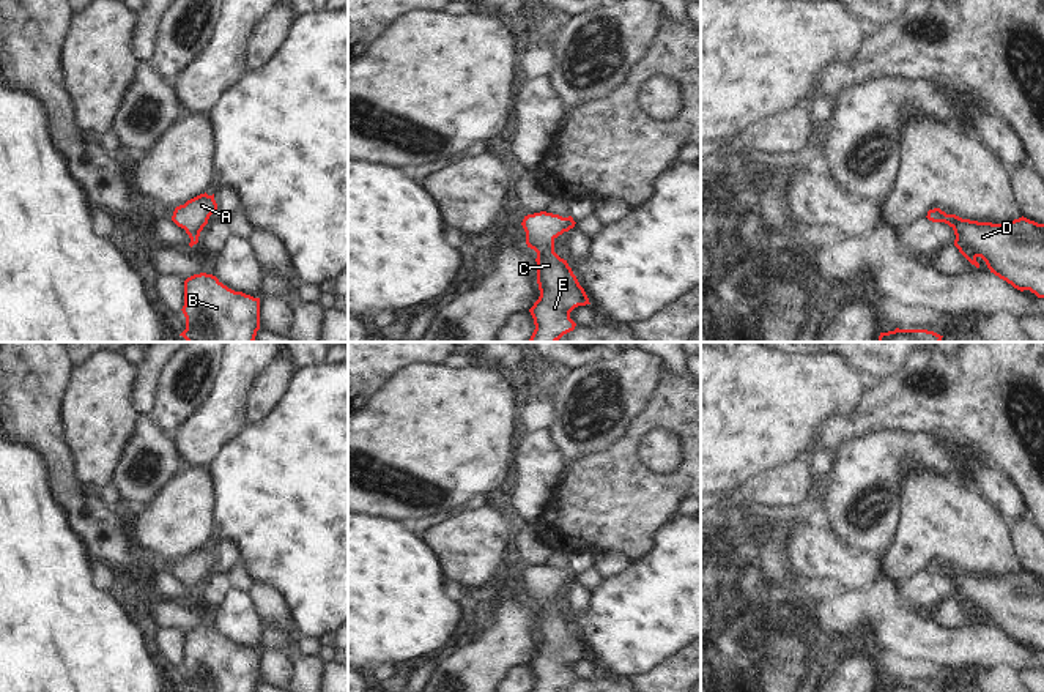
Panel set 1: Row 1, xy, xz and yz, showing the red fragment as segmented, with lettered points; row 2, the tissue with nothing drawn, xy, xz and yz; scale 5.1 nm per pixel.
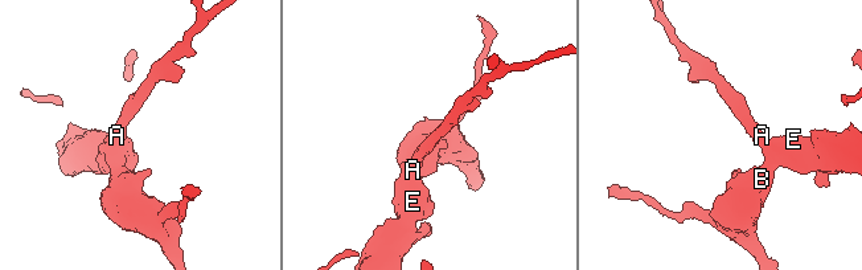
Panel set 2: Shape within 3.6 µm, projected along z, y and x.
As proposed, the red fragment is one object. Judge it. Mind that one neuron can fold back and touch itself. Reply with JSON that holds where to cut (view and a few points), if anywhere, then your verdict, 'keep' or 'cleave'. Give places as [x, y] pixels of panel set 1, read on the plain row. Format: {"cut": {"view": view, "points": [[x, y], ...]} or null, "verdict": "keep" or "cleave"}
{"cut": null, "verdict": "keep"}

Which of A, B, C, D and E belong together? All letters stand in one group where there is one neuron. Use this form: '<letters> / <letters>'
A B C D E

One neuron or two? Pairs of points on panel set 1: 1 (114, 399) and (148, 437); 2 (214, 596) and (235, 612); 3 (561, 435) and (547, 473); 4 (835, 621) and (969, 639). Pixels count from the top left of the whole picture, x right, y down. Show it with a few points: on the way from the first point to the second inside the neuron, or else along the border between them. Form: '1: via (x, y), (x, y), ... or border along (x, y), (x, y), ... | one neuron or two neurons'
1: border along (139, 416), (133, 434), (118, 456) | two neurons
2: border along (230, 585), (224, 599), (216, 607) | two neurons
3: border along (547, 431), (551, 442), (561, 451), (566, 468) | two neurons
4: via (868, 613), (877, 613), (917, 639), (936, 639) | one neuron

